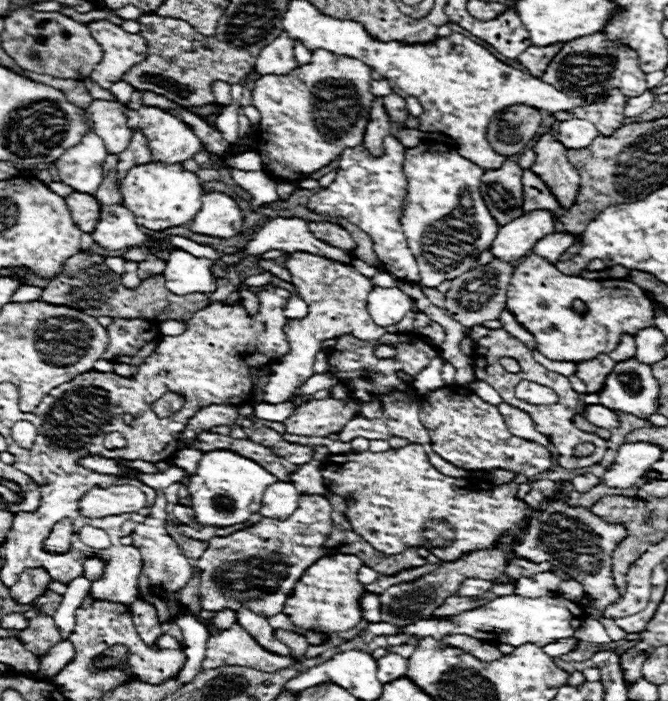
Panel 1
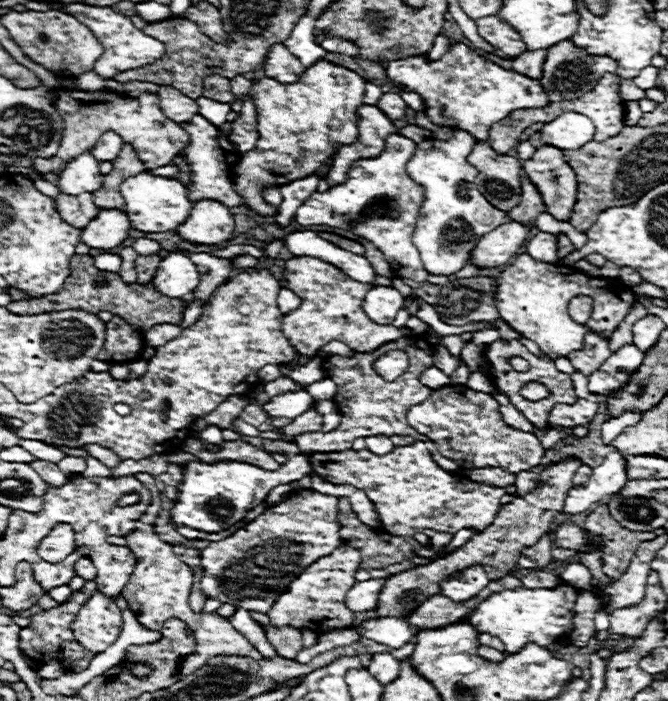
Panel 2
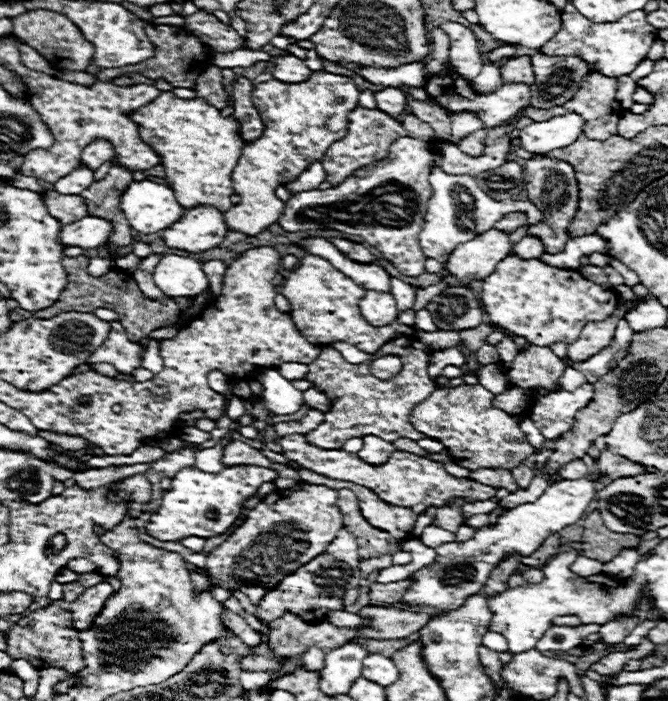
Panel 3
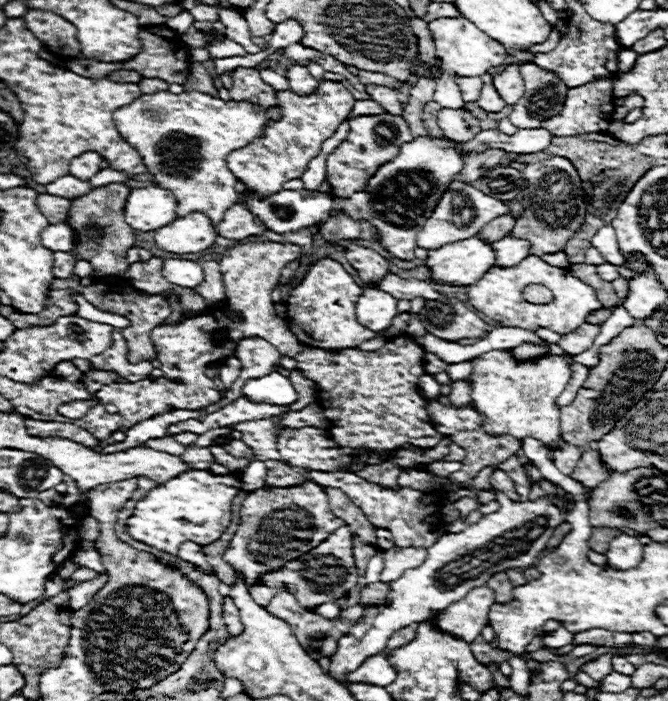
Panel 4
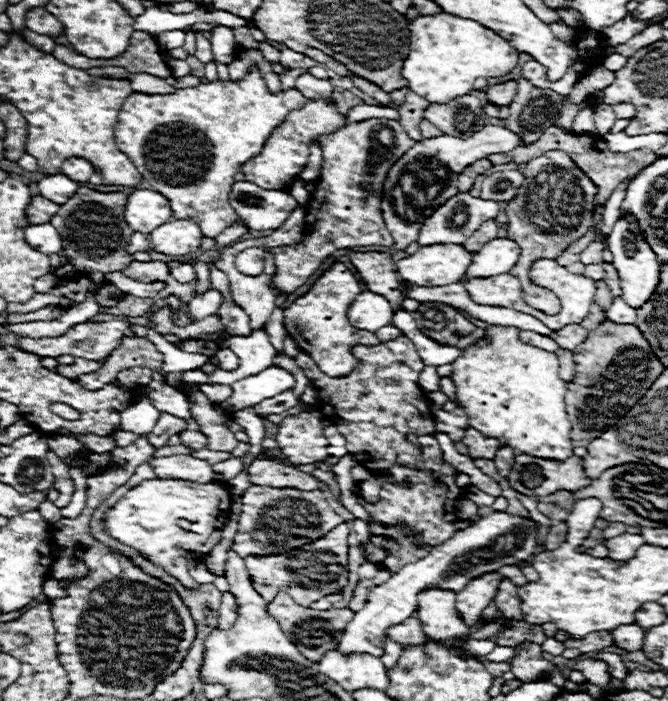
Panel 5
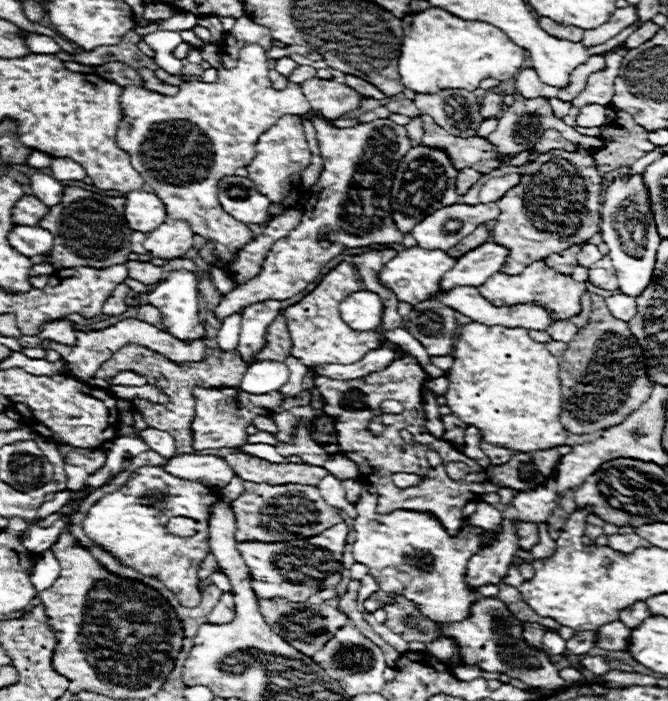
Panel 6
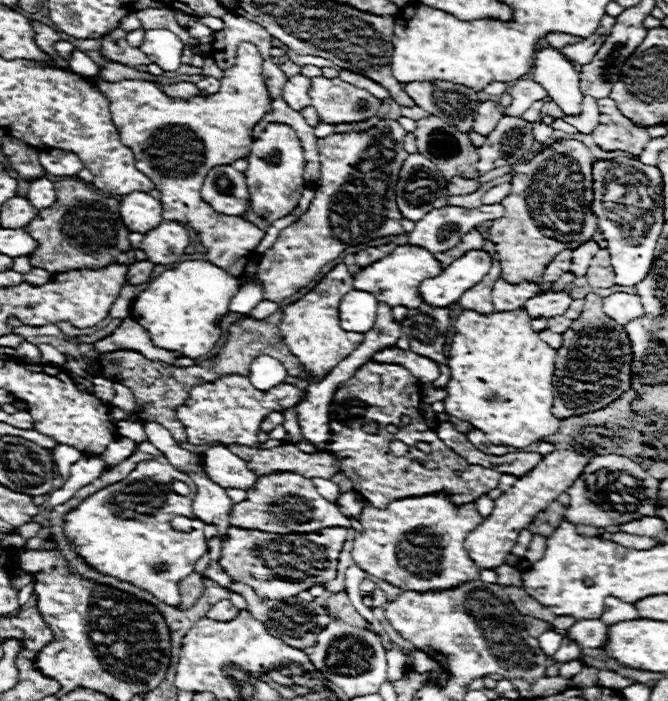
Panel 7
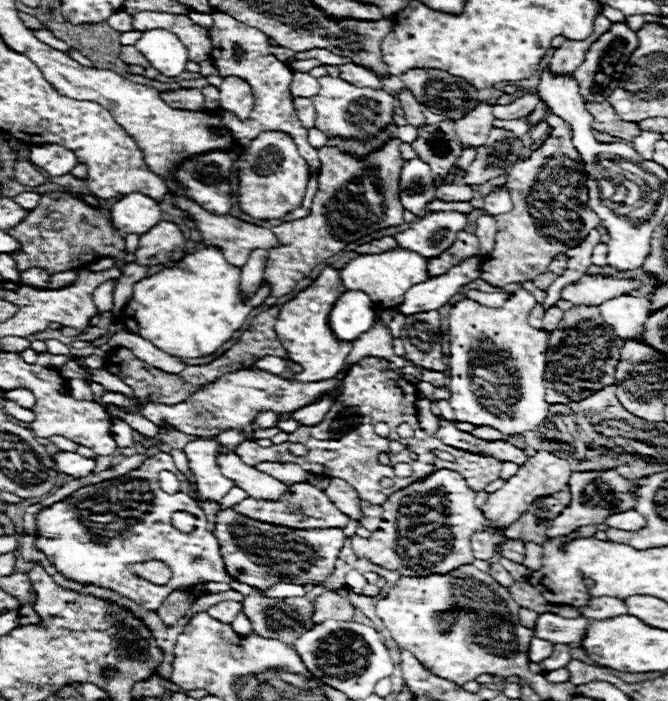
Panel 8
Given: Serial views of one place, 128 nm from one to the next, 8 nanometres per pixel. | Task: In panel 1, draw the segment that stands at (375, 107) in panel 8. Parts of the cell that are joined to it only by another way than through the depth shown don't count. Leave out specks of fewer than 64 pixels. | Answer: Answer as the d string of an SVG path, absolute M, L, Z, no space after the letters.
M282 32L274 42L270 42L256 60L256 72L260 76L274 74L274 76L286 76L290 74L298 64L294 60L294 40Z

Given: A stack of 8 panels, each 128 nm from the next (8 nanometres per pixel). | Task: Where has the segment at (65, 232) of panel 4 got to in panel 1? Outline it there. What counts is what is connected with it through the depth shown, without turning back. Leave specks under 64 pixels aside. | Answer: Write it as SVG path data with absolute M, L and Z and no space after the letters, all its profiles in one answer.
M114 204L100 208L100 220L92 232L92 238L106 250L120 250L144 246L150 236L140 230L140 226L134 222L134 214L128 208Z

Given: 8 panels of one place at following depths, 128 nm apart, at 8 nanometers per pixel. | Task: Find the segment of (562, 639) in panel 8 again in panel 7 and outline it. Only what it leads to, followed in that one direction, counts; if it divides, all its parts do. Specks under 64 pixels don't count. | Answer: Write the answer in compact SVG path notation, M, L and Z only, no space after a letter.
M602 620L576 622L570 628L568 638L578 642L582 648L602 648L606 644L606 638L608 638L608 628L610 626L604 624Z

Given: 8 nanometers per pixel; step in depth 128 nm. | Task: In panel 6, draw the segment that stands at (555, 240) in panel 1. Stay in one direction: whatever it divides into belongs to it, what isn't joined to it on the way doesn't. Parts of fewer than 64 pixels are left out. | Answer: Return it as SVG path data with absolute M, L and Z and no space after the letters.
M486 242L476 250L470 250L468 254L458 258L456 266L444 276L440 290L448 292L454 286L480 286L492 274L502 270L508 256L510 252L506 246L500 246L496 242Z

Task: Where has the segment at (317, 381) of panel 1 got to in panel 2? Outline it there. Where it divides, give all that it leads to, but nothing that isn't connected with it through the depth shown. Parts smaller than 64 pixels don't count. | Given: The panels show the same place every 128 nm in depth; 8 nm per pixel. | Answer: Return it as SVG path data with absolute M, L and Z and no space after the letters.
M280 376L280 378L274 380L274 382L262 384L262 388L264 388L264 392L266 392L268 396L276 396L276 394L282 394L282 392L296 392L296 390L302 390L302 388L306 388L306 386L300 386L300 384L292 382L290 378Z

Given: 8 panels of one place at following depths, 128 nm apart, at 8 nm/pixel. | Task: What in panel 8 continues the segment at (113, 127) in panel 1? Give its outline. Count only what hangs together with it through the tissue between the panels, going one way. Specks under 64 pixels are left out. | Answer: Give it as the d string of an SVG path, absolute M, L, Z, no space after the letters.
M32 146L32 162L46 170L50 176L64 176L70 174L72 168L78 164L78 158L72 150L62 146Z

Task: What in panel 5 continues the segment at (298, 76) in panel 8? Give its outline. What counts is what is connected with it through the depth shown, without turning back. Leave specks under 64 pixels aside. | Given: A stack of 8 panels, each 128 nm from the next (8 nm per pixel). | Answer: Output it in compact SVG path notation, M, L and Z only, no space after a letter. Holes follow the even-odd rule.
M252 68L252 72L240 82L216 80L208 84L198 84L194 88L176 90L174 94L130 94L118 114L114 138L118 148L128 154L128 158L132 158L142 178L146 178L154 190L160 190L160 194L168 198L172 206L172 216L176 220L196 220L204 236L216 238L238 218L230 206L230 192L234 184L234 174L238 172L240 164L260 154L266 138L276 126L284 122L286 114L304 104L306 98L296 88L280 94L270 94L258 70ZM210 290L210 292L206 292L204 296L192 298L192 300L188 302L188 306L186 306L186 314L188 314L188 318L190 318L192 322L198 322L200 318L206 318L206 316L216 314L218 308L220 308L220 304L222 304L220 292Z

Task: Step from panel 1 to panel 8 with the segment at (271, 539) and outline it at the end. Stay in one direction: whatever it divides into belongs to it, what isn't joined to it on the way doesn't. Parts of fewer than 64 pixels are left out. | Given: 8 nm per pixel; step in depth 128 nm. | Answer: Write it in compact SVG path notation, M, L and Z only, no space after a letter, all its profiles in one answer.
M296 482L288 486L288 490L278 498L278 500L256 500L256 498L246 498L240 504L232 508L238 514L244 514L246 518L258 520L258 522L268 522L274 526L288 526L294 530L310 530L310 528L324 528L324 526L340 526L344 528L348 524L348 516L342 514L330 500L328 496L318 490L316 486L308 482Z

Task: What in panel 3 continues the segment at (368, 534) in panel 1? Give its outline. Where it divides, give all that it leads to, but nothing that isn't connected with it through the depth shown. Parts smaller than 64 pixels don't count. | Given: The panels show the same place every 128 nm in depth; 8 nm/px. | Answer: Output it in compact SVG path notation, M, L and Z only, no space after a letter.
M292 434L292 436L284 436L280 438L280 444L284 448L284 456L288 460L300 462L302 468L308 468L316 474L322 474L326 478L332 480L348 480L360 486L370 488L380 500L384 500L386 504L392 506L402 506L402 508L410 508L416 516L424 514L430 506L434 508L442 508L448 506L448 502L452 498L464 498L466 502L484 502L496 496L496 488L492 486L484 486L476 480L470 478L454 478L444 470L442 462L434 462L426 456L416 456L410 452L400 452L396 450L388 462L384 464L368 464L364 462L358 454L346 452L346 450L324 450L324 448L316 448L312 444L306 442L304 436L300 434Z

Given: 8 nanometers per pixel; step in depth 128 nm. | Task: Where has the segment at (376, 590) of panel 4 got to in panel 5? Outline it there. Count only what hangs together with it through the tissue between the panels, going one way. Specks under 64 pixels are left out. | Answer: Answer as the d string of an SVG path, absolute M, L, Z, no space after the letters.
M360 580L358 582L358 586L356 586L356 590L354 590L354 596L352 596L352 600L350 600L350 604L348 604L348 608L350 610L360 610L364 604L366 604L366 600L368 600L368 594L370 594L370 590L374 588L376 584L372 582L372 580Z

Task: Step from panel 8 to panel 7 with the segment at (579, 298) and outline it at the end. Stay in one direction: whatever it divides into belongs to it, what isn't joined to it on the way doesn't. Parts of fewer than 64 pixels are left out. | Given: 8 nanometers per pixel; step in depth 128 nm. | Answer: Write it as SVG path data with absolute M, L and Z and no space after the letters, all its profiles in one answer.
M558 292L558 294L540 294L530 298L524 308L528 312L530 318L554 318L554 316L562 316L568 306L570 306L572 298L568 292Z

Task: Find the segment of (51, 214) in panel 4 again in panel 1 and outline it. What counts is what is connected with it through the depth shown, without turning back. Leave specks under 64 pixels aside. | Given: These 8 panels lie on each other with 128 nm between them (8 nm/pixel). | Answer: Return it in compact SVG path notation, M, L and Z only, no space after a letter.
M82 192L70 194L68 208L72 210L72 220L76 222L76 226L80 226L80 230L90 234L96 228L100 218L100 204L94 196L82 194Z

